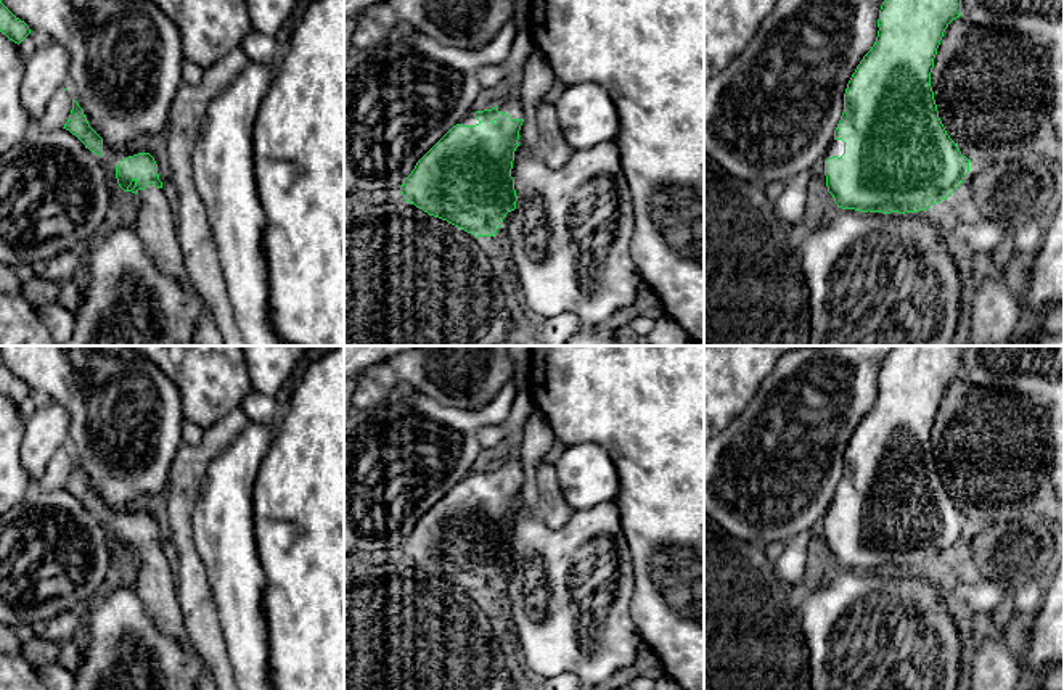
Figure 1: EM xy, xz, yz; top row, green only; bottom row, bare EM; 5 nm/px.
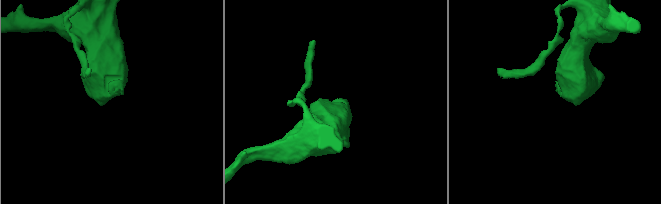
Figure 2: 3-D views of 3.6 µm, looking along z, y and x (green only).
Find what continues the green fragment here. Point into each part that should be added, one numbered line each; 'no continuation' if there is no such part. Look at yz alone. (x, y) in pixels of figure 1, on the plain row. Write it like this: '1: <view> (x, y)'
1: yz (836, 509)

